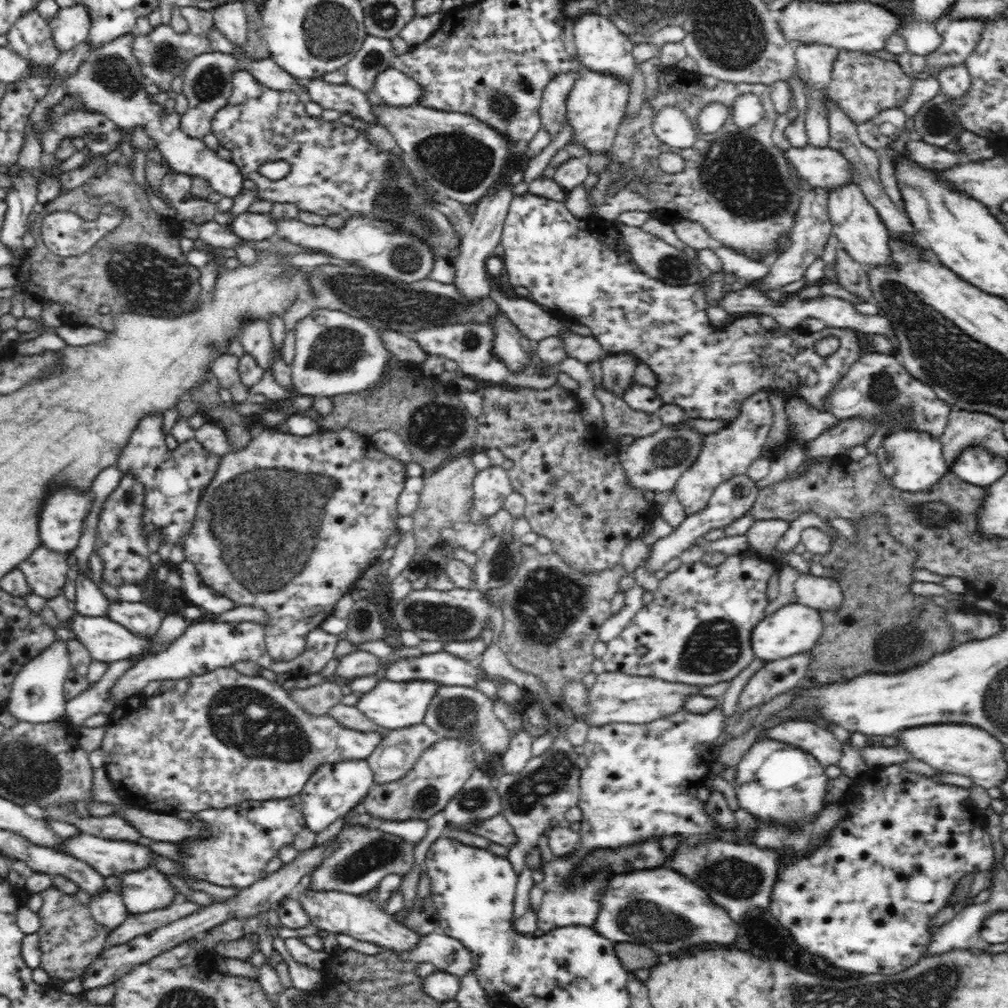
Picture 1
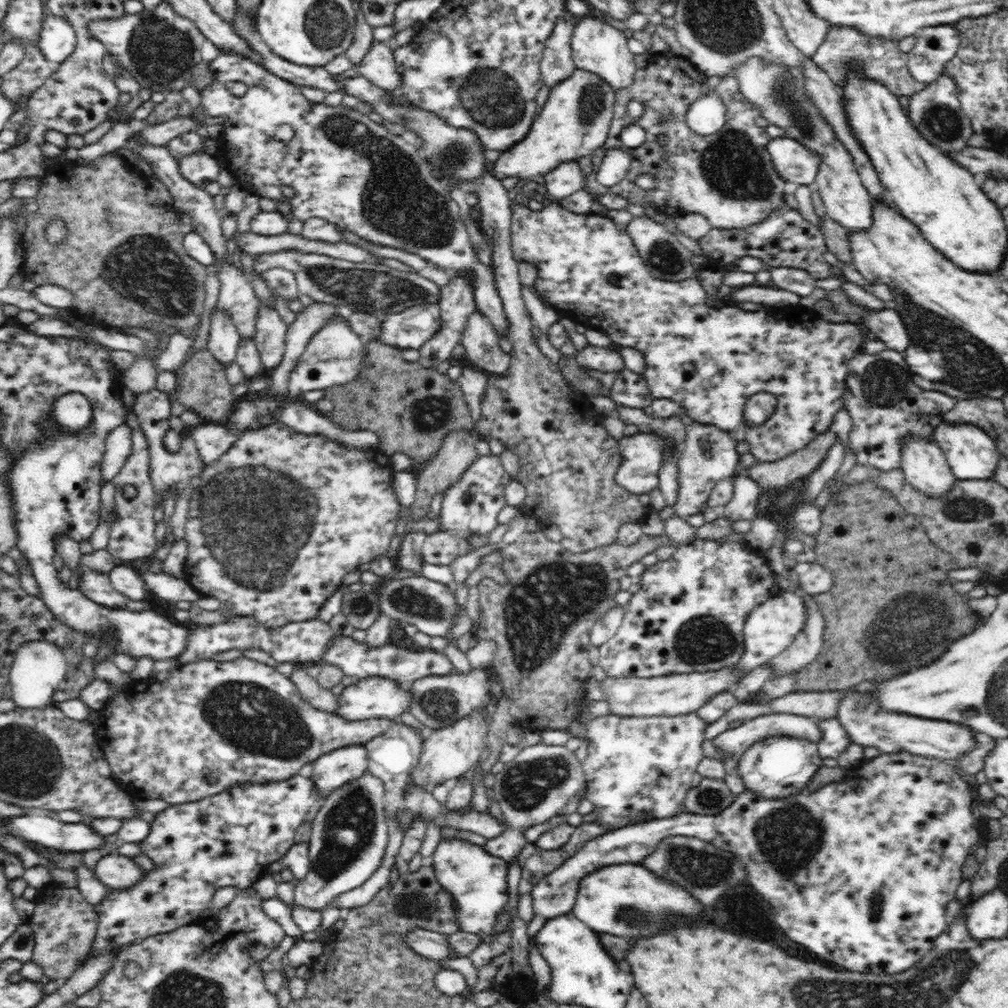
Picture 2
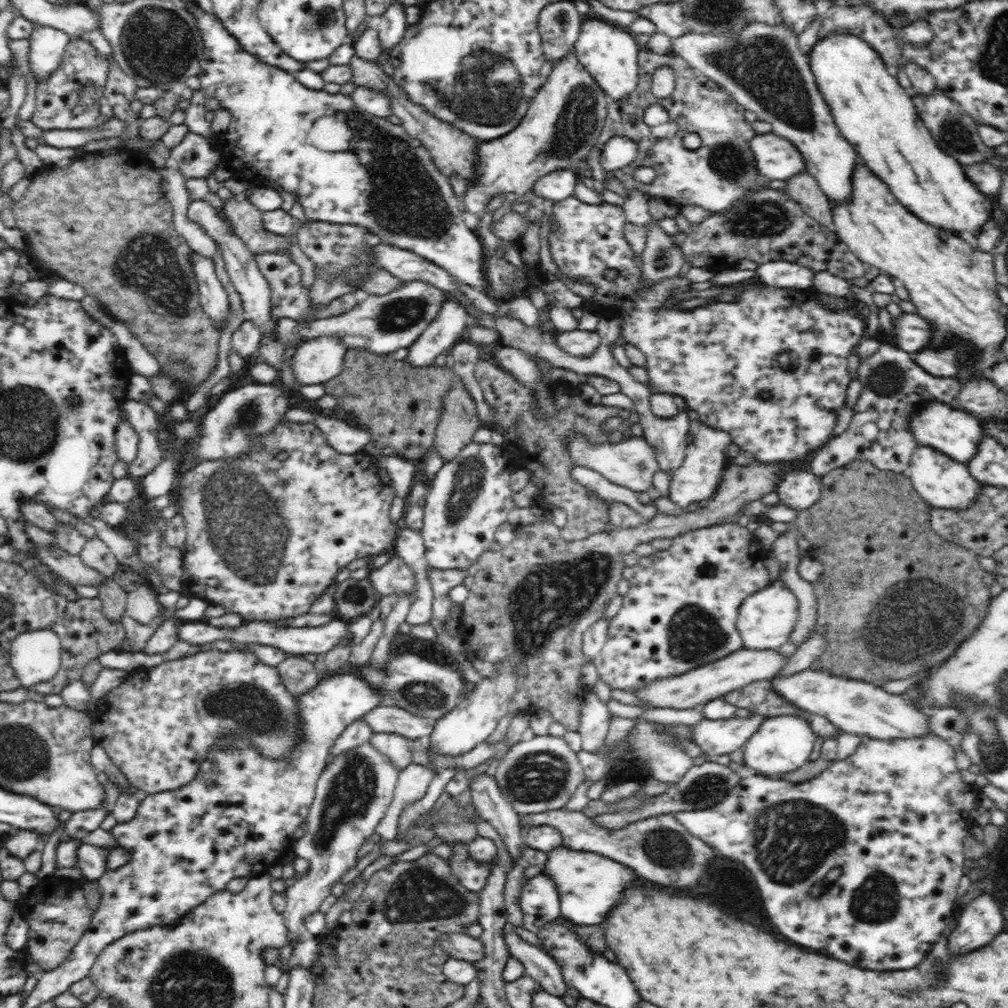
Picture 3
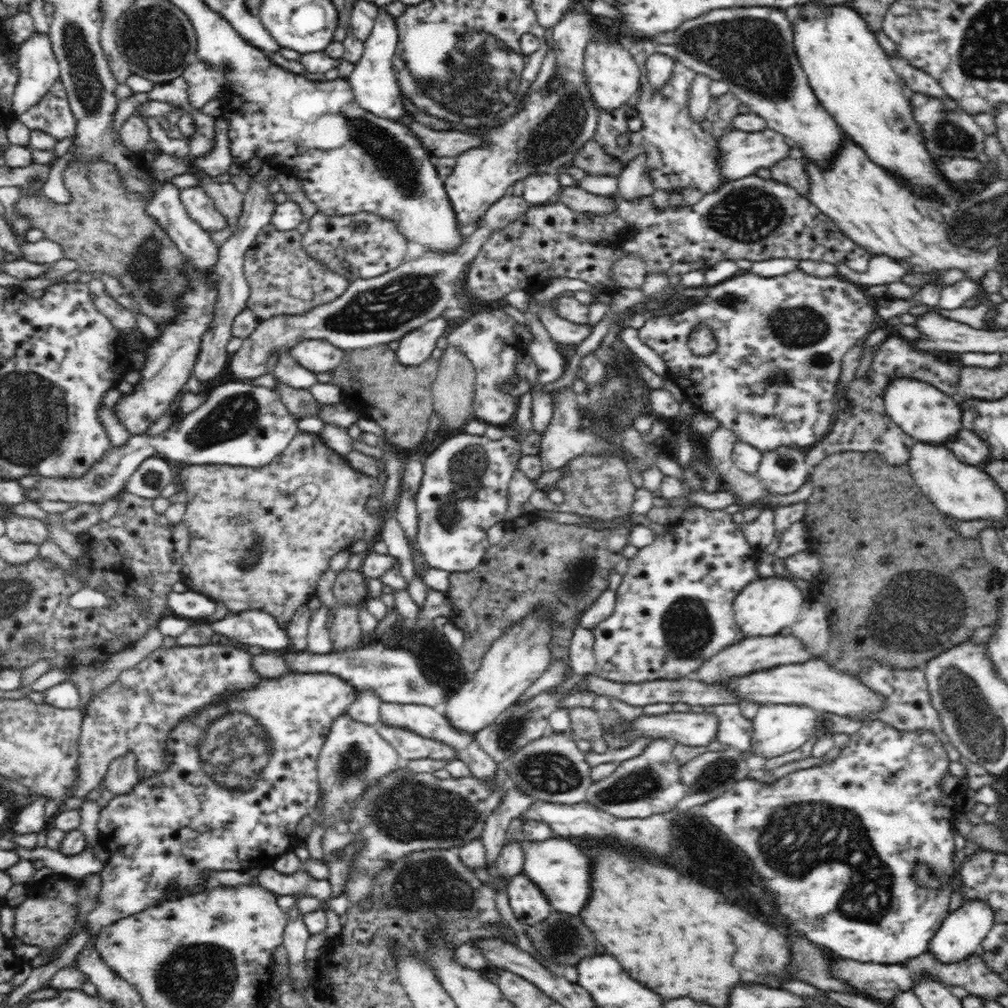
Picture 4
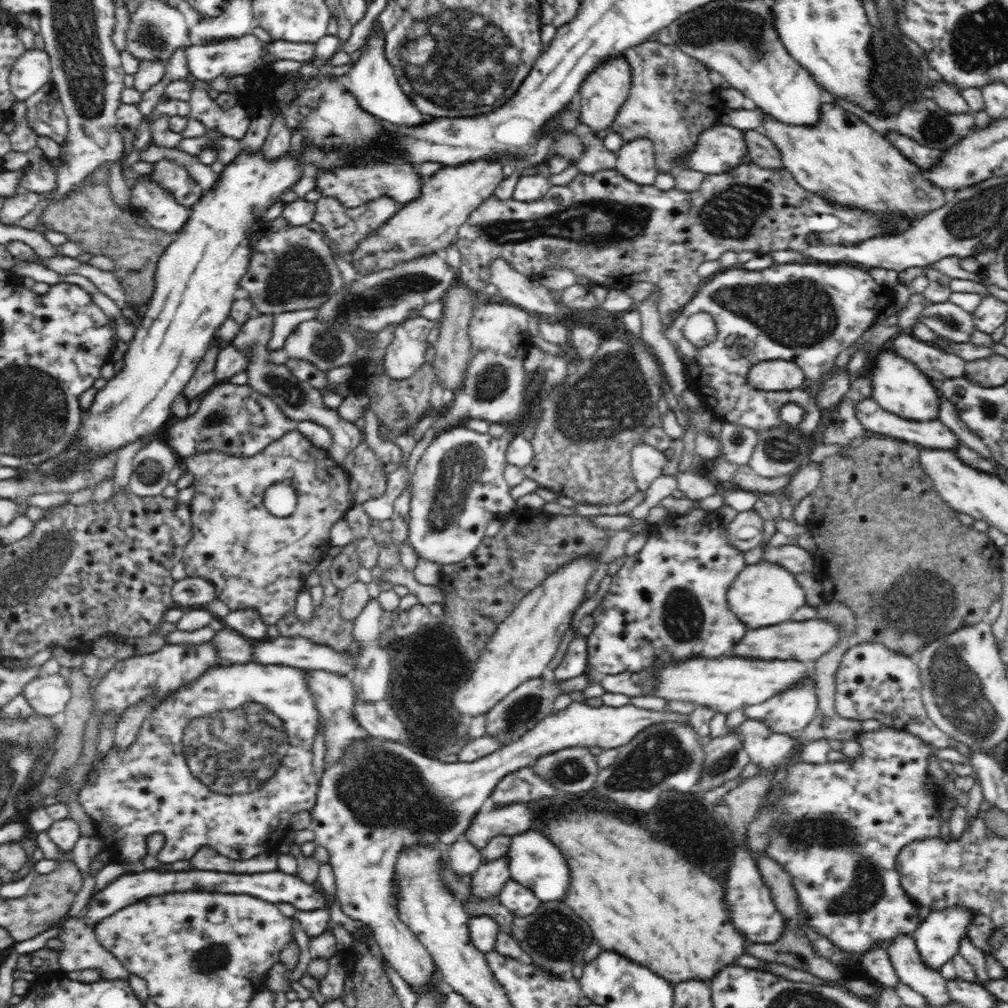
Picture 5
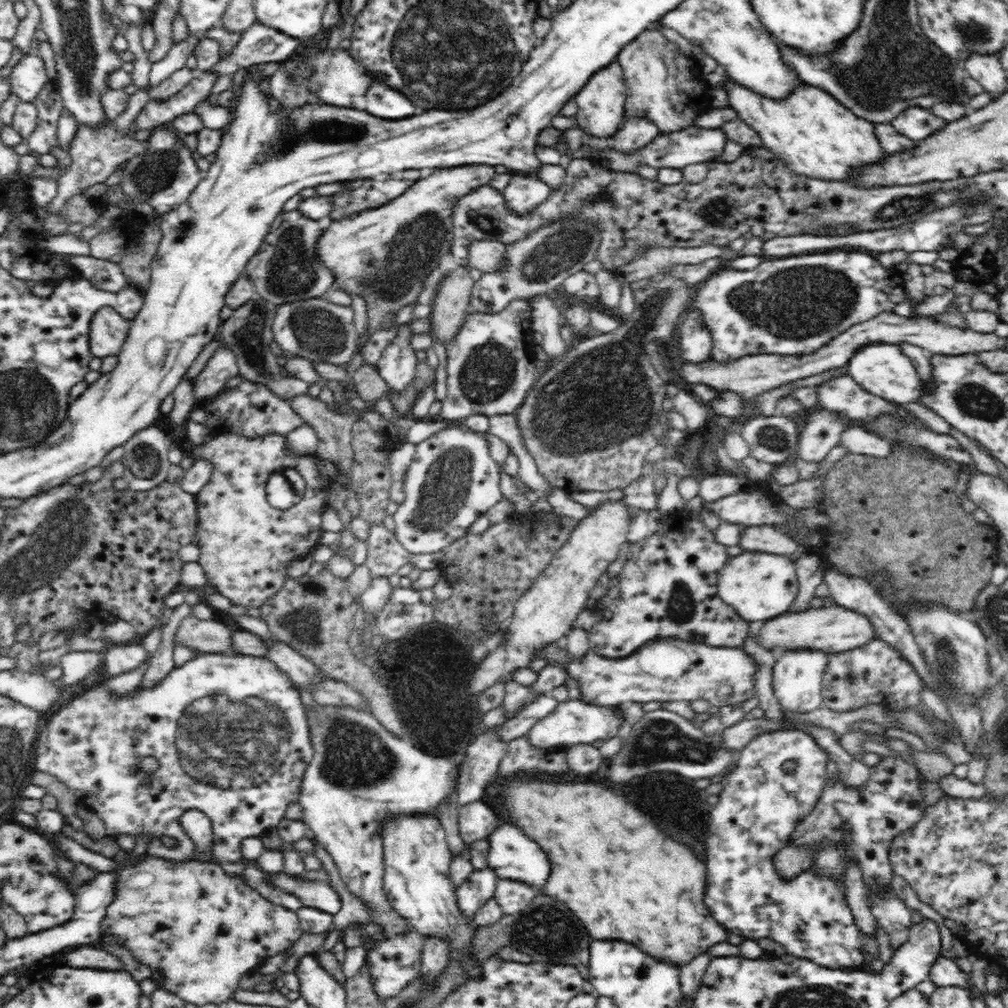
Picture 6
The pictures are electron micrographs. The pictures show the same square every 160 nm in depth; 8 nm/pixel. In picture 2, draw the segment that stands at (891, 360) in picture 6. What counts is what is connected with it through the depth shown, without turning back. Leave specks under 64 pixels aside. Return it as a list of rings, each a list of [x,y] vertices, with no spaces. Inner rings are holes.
[[[942,420],[932,432],[932,439],[944,451],[954,477],[959,480],[989,480],[1001,460],[995,442],[975,424],[950,424]]]

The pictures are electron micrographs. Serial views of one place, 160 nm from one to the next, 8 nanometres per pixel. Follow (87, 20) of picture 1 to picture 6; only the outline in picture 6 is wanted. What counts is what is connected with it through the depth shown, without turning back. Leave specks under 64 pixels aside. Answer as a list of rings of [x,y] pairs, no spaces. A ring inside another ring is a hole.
[[[37,54],[24,55],[11,72],[11,89],[24,102],[33,102],[48,82],[46,66]]]

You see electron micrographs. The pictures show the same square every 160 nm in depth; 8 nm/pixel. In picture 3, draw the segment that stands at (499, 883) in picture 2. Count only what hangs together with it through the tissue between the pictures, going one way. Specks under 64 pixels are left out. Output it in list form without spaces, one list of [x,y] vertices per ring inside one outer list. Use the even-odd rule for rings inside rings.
[[[452,843],[452,858],[448,861],[455,877],[460,880],[468,890],[480,893],[486,886],[486,880],[492,872],[490,863],[480,863],[474,861],[468,853],[466,843]]]

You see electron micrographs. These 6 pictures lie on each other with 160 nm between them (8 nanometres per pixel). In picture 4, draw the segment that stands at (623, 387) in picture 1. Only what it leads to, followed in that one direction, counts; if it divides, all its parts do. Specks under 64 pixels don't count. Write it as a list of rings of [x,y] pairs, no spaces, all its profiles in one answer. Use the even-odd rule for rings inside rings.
[[[532,293],[528,310],[529,313],[536,314],[536,317],[542,321],[551,339],[556,343],[578,346],[592,334],[592,327],[589,324],[571,323],[557,314],[553,302],[537,304]]]

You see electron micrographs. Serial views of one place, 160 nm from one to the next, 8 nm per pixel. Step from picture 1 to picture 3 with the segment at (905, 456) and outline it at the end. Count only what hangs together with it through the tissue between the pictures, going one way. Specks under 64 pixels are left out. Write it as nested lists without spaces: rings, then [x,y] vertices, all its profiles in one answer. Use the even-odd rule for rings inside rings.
[[[918,444],[913,450],[909,470],[906,473],[915,493],[930,507],[944,510],[961,510],[976,502],[976,496],[984,484],[970,475],[966,464],[958,463],[938,449]]]

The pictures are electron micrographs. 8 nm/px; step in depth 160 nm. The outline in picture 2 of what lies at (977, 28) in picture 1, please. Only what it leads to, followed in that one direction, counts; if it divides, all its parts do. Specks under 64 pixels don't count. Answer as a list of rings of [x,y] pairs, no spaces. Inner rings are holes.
[[[952,25],[928,27],[917,35],[918,41],[907,54],[907,67],[914,80],[927,86],[942,75],[944,64],[959,52],[961,38]]]

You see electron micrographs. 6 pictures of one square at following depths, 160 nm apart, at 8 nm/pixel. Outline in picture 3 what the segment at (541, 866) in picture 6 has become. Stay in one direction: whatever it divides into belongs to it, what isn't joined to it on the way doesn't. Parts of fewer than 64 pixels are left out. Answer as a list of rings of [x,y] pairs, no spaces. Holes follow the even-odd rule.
[[[558,846],[546,852],[546,864],[541,874],[554,879],[560,893],[561,917],[582,926],[602,925],[610,910],[620,904],[624,890],[638,882],[638,874],[611,858],[570,847]]]

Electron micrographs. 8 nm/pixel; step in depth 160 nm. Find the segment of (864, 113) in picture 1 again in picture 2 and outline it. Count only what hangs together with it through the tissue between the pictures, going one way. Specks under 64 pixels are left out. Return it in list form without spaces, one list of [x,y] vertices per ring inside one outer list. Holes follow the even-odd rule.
[[[834,27],[828,28],[826,41],[818,48],[817,54],[812,58],[828,76],[841,87],[844,86],[846,74],[848,74],[848,66],[855,61],[861,63],[861,74],[870,80],[883,82],[883,85],[894,96],[912,96],[914,92],[918,92],[916,88],[924,88],[924,83],[918,84],[914,77],[909,73],[907,67],[907,54],[900,52],[900,41],[890,41],[890,38],[872,38],[865,36],[859,30],[850,27]]]

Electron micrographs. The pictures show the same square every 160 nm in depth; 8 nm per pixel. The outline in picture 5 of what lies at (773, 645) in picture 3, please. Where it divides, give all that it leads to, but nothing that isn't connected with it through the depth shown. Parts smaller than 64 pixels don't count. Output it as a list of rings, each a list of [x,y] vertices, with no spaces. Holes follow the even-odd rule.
[[[766,560],[744,566],[728,588],[727,602],[730,611],[750,629],[786,622],[800,607],[807,605],[804,589],[795,579],[795,574]]]

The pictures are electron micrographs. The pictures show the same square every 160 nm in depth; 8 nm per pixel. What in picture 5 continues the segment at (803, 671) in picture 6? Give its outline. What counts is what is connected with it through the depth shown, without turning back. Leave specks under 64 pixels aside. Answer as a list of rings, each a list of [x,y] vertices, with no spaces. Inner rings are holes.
[[[812,678],[774,694],[762,704],[745,706],[748,719],[763,722],[771,732],[796,738],[816,716],[817,694]]]

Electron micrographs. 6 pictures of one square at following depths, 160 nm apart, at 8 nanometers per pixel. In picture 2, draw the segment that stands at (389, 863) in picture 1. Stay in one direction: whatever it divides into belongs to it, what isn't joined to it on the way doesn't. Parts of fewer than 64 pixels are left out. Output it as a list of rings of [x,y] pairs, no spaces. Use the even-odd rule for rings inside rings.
[[[367,768],[358,780],[324,798],[316,818],[308,824],[310,872],[295,886],[293,905],[321,911],[342,892],[362,886],[378,870],[389,840],[384,804],[383,782]]]

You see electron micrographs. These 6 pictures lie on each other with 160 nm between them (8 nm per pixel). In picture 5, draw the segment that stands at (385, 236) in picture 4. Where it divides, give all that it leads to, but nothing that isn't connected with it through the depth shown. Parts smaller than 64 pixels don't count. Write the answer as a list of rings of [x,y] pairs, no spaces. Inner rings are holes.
[[[322,195],[322,197],[315,202],[313,220],[324,226],[324,231],[322,232],[323,237],[327,241],[331,240],[332,242],[336,242],[338,252],[352,264],[353,260],[350,254],[358,248],[358,244],[360,244],[366,236],[374,234],[386,220],[390,220],[390,216],[394,216],[398,208],[399,204],[390,200],[387,196],[382,196],[382,198],[378,198],[378,200],[370,200],[370,202],[362,204],[362,206],[356,206],[356,208],[348,208],[339,200],[331,196]]]

